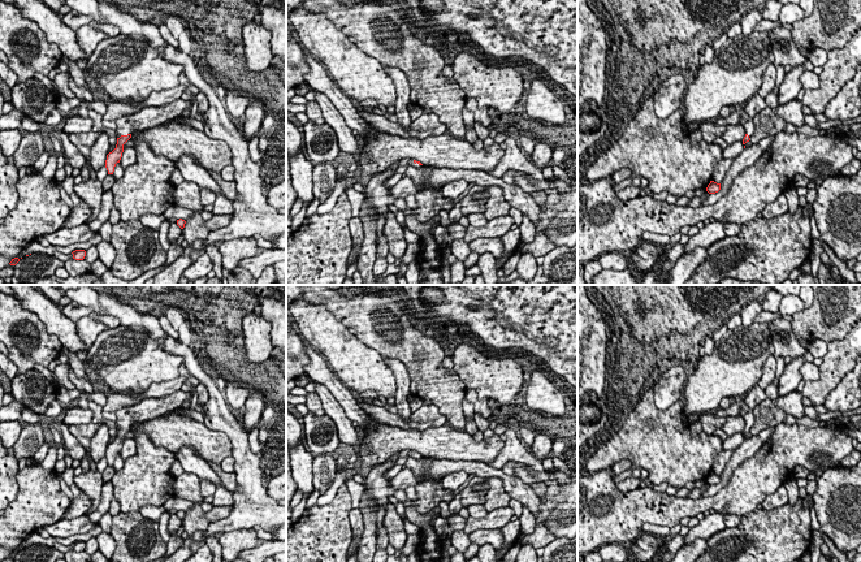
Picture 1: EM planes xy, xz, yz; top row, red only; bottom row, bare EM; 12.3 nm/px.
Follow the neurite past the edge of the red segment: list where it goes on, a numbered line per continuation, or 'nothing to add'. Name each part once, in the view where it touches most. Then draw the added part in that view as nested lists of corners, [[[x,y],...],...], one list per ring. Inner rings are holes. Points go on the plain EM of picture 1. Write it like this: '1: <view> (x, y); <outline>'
1: xy (147, 409); [[[176,390],[160,398],[144,398],[139,403],[117,410],[117,425],[127,427],[133,423],[143,423],[159,416],[168,415],[191,399],[191,394]]]

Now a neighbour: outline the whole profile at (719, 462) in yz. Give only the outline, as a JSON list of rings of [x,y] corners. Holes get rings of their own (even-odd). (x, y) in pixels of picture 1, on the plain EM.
[[[722,450],[719,454],[715,455],[713,462],[713,472],[717,475],[722,475],[726,463],[730,461],[735,450]]]

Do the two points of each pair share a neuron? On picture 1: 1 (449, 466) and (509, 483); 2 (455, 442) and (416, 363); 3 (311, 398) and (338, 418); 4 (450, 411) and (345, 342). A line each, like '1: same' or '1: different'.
1: same
2: different
3: different
4: different

